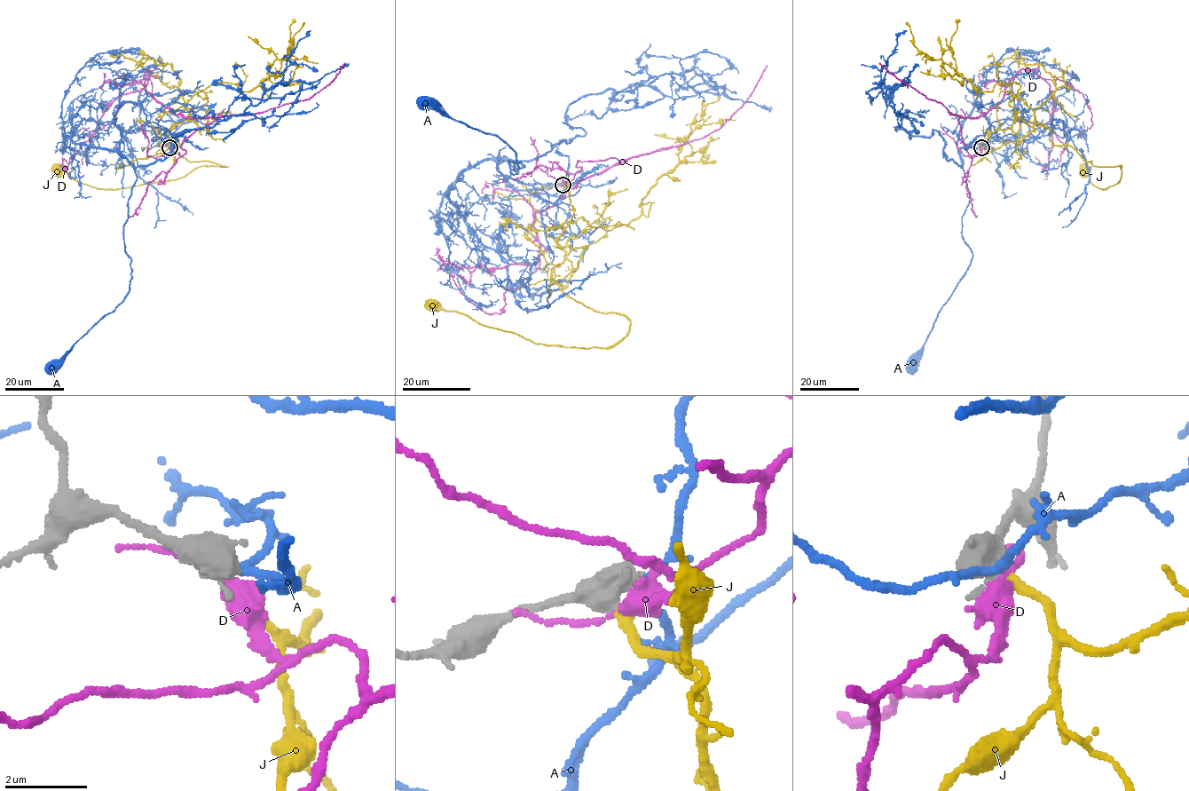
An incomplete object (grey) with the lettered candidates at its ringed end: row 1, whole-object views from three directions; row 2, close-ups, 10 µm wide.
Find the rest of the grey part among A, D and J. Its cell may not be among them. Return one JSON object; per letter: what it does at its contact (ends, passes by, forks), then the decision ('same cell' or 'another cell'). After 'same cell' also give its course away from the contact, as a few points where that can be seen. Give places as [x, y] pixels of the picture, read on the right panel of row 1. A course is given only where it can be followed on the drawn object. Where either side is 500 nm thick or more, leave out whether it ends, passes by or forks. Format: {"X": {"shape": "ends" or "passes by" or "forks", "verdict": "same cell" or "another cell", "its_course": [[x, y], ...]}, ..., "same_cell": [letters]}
{"A": {"verdict": "another cell"}, "D": {"verdict": "another cell"}, "J": {"shape": "ends", "verdict": "same cell", "its_course": [[981, 147], [1018, 144], [1040, 122], [1055, 145], [1121, 166], [1121, 179], [1100, 189], [1085, 170]]}, "same_cell": ["J"]}

